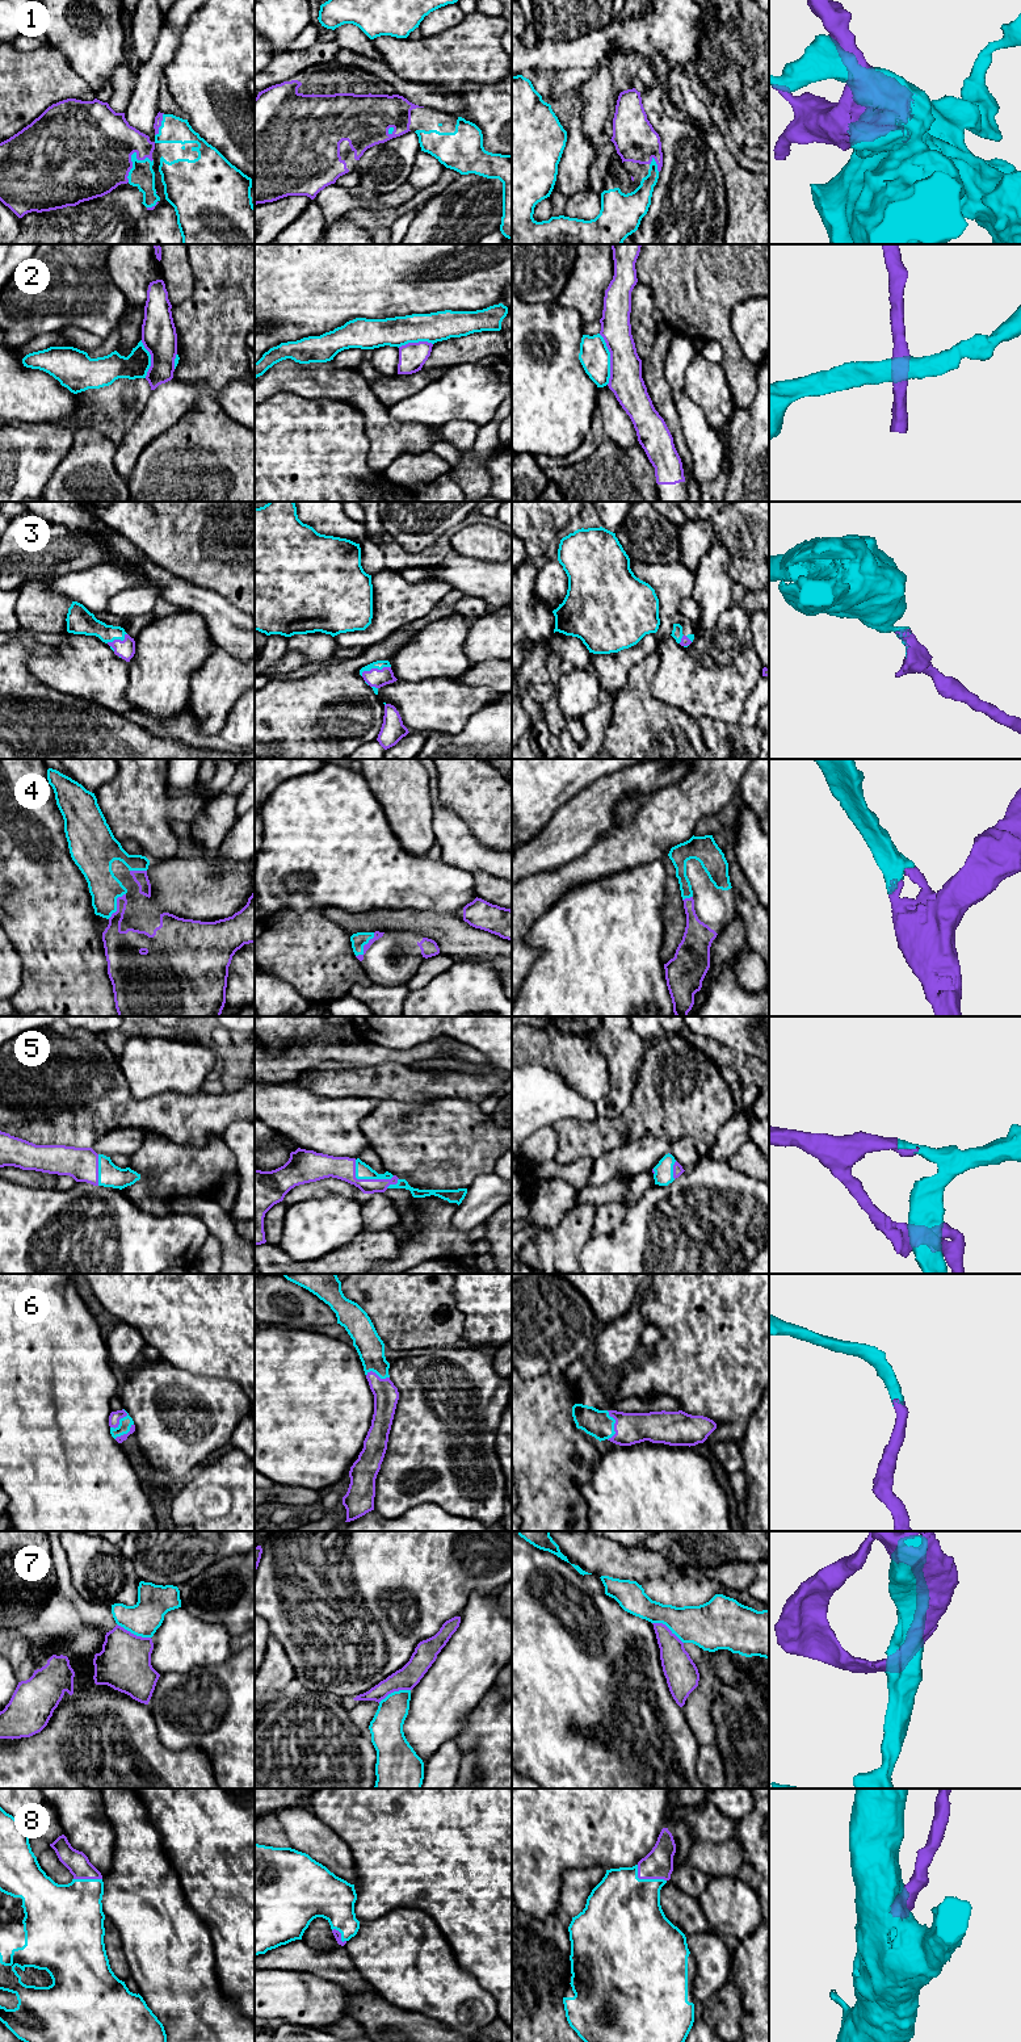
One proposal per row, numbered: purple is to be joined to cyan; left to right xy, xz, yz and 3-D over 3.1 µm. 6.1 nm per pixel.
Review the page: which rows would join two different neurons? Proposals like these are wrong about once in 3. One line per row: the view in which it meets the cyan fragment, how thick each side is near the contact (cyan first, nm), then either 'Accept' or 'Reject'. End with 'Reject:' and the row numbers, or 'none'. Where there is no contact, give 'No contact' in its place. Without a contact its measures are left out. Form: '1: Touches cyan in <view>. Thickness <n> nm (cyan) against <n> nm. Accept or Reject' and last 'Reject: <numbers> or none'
1: Touches cyan in xy. Thickness 150 nm (cyan) against 500 nm. Accept
2: Touches cyan in yz. Thickness 190 nm (cyan) against 200 nm. Reject
3: Touches cyan in xz. Thickness 60 nm (cyan) against 110 nm. Accept
4: Touches cyan in xz. Thickness 90 nm (cyan) against 50 nm. Accept
5: Touches cyan in xz. Thickness 100 nm (cyan) against 140 nm. Accept
6: Touches cyan in yz. Thickness 170 nm (cyan) against 190 nm. Accept
7: Touches cyan in xy. Thickness 200 nm (cyan) against 320 nm. Accept
8: Touches cyan in yz. Thickness 460 nm (cyan) against 180 nm. Accept
Reject: 2

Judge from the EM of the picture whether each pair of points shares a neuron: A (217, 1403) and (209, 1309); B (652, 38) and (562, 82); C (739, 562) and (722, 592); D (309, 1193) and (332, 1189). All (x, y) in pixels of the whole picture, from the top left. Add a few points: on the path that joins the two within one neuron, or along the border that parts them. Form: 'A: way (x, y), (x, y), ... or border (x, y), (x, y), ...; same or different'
A: border (184, 1371), (230, 1379), (240, 1388); different
B: border (593, 67), (564, 68), (561, 71); different
C: border (723, 546), (729, 554), (729, 575), (734, 581); different
D: way (314, 1189), (327, 1189); same

